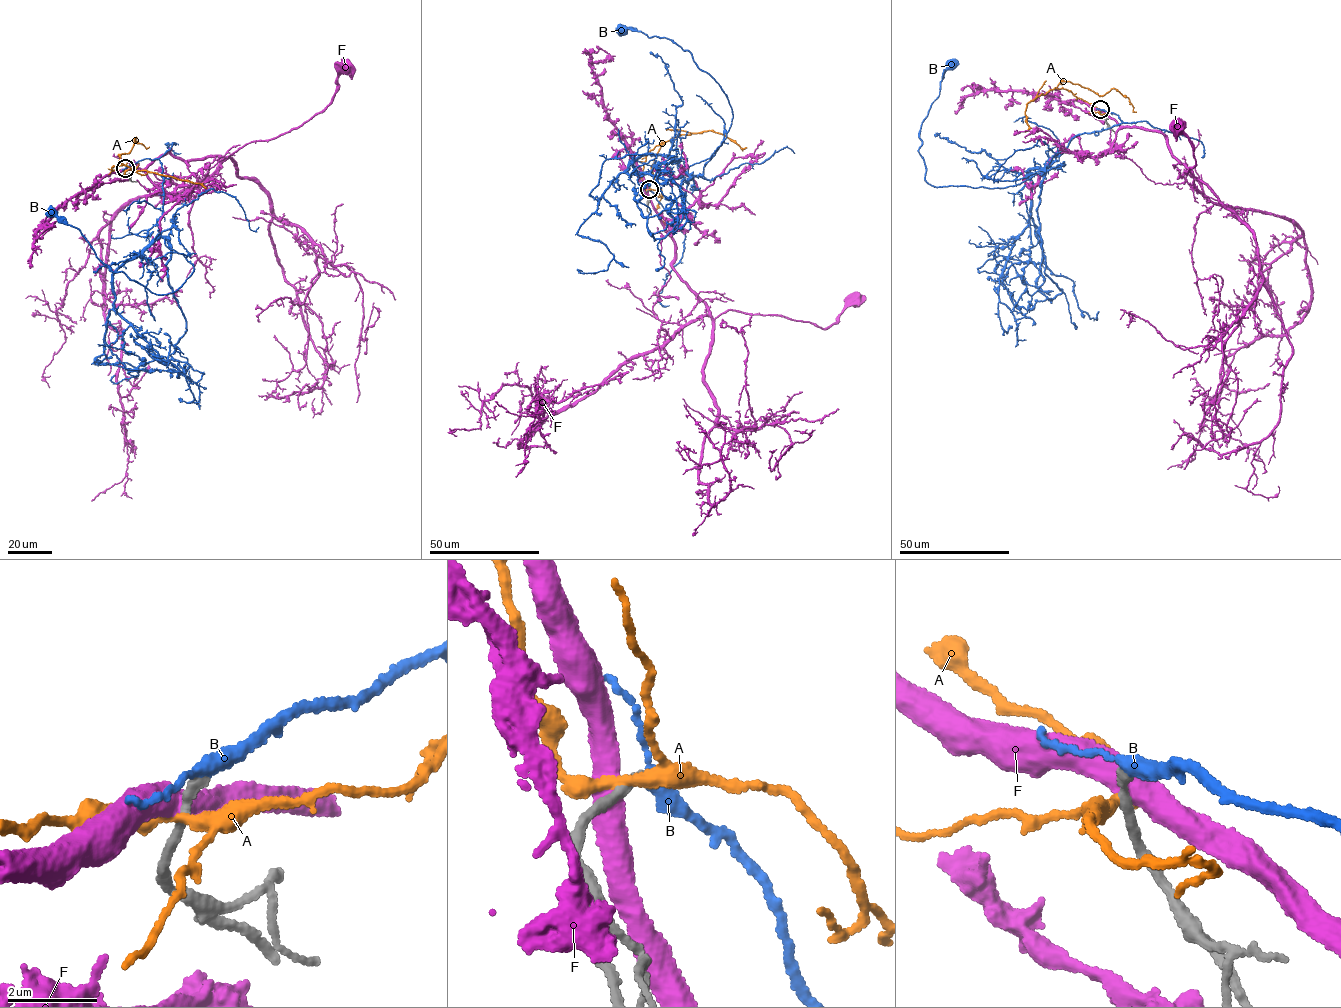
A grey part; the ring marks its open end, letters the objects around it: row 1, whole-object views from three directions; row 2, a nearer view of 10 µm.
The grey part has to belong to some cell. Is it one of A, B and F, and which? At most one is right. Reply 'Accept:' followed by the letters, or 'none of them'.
Accept: B

